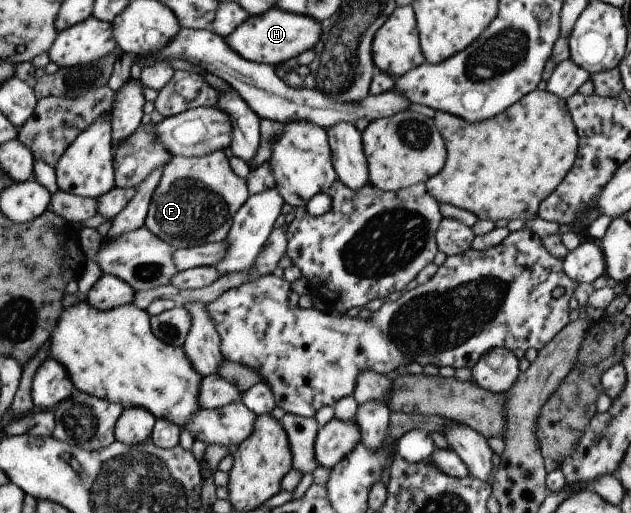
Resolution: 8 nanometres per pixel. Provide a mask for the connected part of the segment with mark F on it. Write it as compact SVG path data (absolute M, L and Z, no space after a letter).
M223 150L201 157L172 156L162 167L159 183L151 194L144 226L174 250L190 248L207 242L220 242L228 234L235 212L244 204L248 195L245 179L239 178L231 171L228 157L223 154Z

